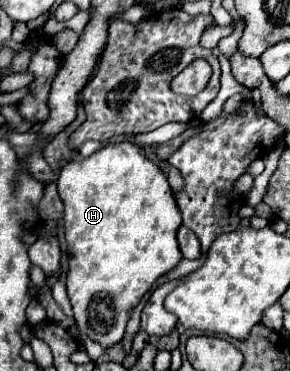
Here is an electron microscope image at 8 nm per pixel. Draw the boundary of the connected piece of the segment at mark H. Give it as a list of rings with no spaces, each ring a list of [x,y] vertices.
[[[119,143],[95,151],[81,161],[69,161],[59,173],[59,195],[64,203],[64,229],[69,251],[67,295],[73,307],[75,323],[81,333],[101,347],[121,343],[131,309],[141,301],[157,277],[173,269],[183,257],[177,247],[177,229],[181,225],[179,209],[165,173],[145,157],[133,143]]]

